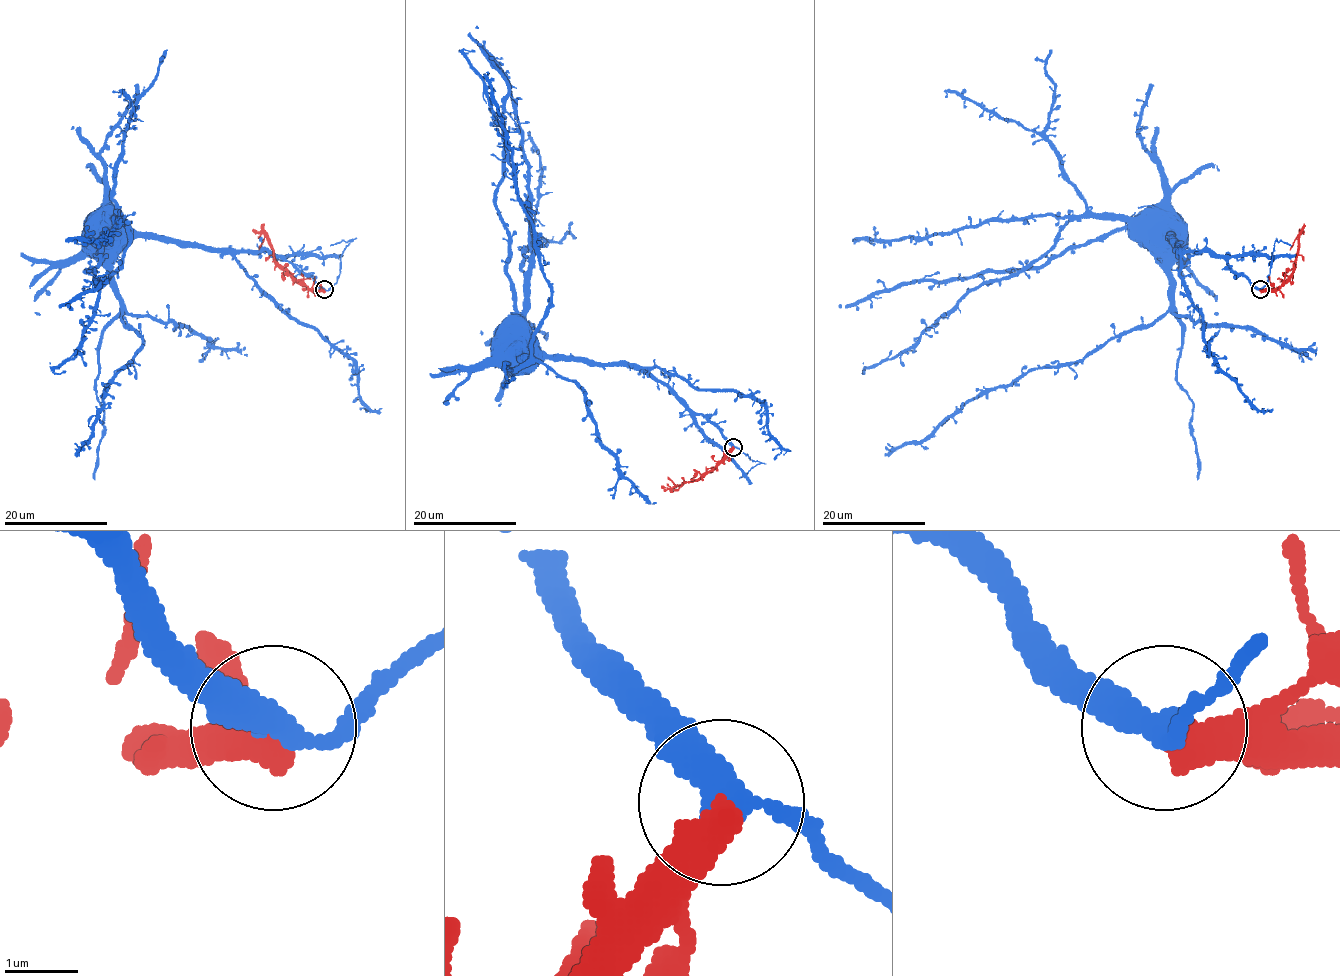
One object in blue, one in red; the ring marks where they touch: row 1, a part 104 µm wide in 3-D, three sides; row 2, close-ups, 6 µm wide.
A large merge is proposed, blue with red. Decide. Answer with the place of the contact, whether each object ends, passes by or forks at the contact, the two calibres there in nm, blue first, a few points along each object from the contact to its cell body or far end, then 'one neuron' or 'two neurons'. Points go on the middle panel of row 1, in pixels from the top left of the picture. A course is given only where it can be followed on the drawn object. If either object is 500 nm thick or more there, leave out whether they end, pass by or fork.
place (733, 447); calibres 380 and 500 nm; course blue (732, 447), (641, 371), (521, 357), (528, 357), (550, 284), (517, 194), (513, 149), (488, 72); course red (732, 447), (699, 478), (672, 487), (661, 486); two neurons

